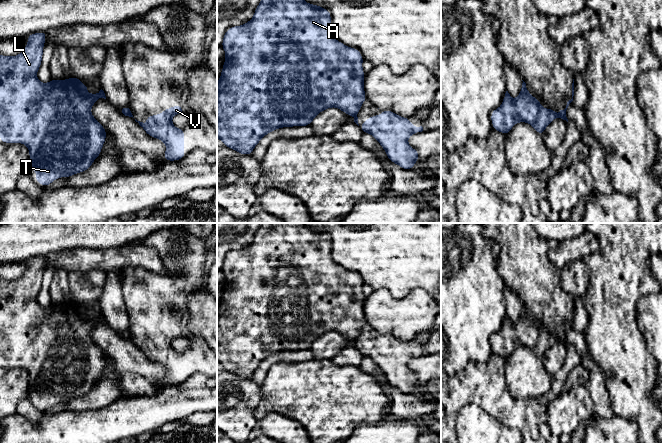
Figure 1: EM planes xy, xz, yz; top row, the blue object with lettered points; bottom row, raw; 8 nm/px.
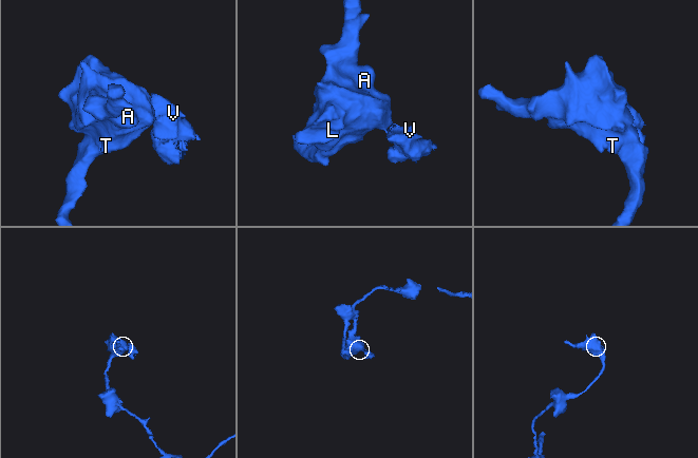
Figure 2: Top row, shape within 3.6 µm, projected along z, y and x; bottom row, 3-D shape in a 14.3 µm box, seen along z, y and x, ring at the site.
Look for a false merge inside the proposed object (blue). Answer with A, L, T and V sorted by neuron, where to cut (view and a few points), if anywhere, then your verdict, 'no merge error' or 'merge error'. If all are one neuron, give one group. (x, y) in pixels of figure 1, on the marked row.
A L T / V | xz (356, 114), (354, 117) | merge error

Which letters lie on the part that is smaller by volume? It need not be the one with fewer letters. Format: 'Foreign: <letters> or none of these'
Foreign: V

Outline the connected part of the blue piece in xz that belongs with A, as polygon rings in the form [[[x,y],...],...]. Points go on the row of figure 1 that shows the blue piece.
[[[261,0],[253,18],[240,26],[229,28],[221,44],[225,51],[225,62],[217,81],[217,139],[240,154],[250,155],[260,140],[268,133],[283,127],[308,126],[322,111],[336,107],[349,116],[356,116],[367,99],[364,91],[363,57],[359,50],[336,40],[331,33],[331,15],[328,9],[309,4],[304,0]]]

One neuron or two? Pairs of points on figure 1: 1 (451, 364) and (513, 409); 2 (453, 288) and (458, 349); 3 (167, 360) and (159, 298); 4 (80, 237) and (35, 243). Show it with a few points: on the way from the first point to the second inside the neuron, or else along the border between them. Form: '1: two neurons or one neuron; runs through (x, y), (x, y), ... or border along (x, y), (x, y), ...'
1: two neurons; border along (483, 362), (471, 361), (463, 370), (451, 376)
2: one neuron; runs through (453, 303), (453, 334)
3: one neuron; runs through (159, 345), (159, 313)
4: one neuron; runs through (69, 237), (46, 237)

